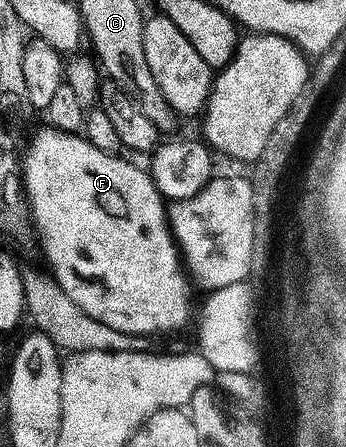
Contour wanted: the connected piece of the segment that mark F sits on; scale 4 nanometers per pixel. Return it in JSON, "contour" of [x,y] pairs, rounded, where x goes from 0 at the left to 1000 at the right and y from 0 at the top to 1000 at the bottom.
{"contour":[[[124,282],[101,304],[98,315],[72,333],[69,340],[69,427],[87,465],[95,508],[121,526],[121,555],[133,562],[133,577],[156,597],[150,609],[153,624],[165,626],[168,638],[243,694],[249,707],[277,711],[277,720],[301,720],[338,743],[355,743],[373,752],[431,752],[457,756],[465,743],[514,743],[523,734],[538,734],[549,725],[549,705],[561,698],[561,680],[549,673],[549,626],[540,602],[532,597],[529,575],[509,544],[500,517],[491,506],[486,481],[486,456],[457,430],[451,414],[434,396],[431,383],[396,376],[387,367],[353,358],[350,347],[315,349],[301,345],[301,336],[277,336],[266,318],[249,313],[246,302],[208,295],[176,295],[142,282]]]}

